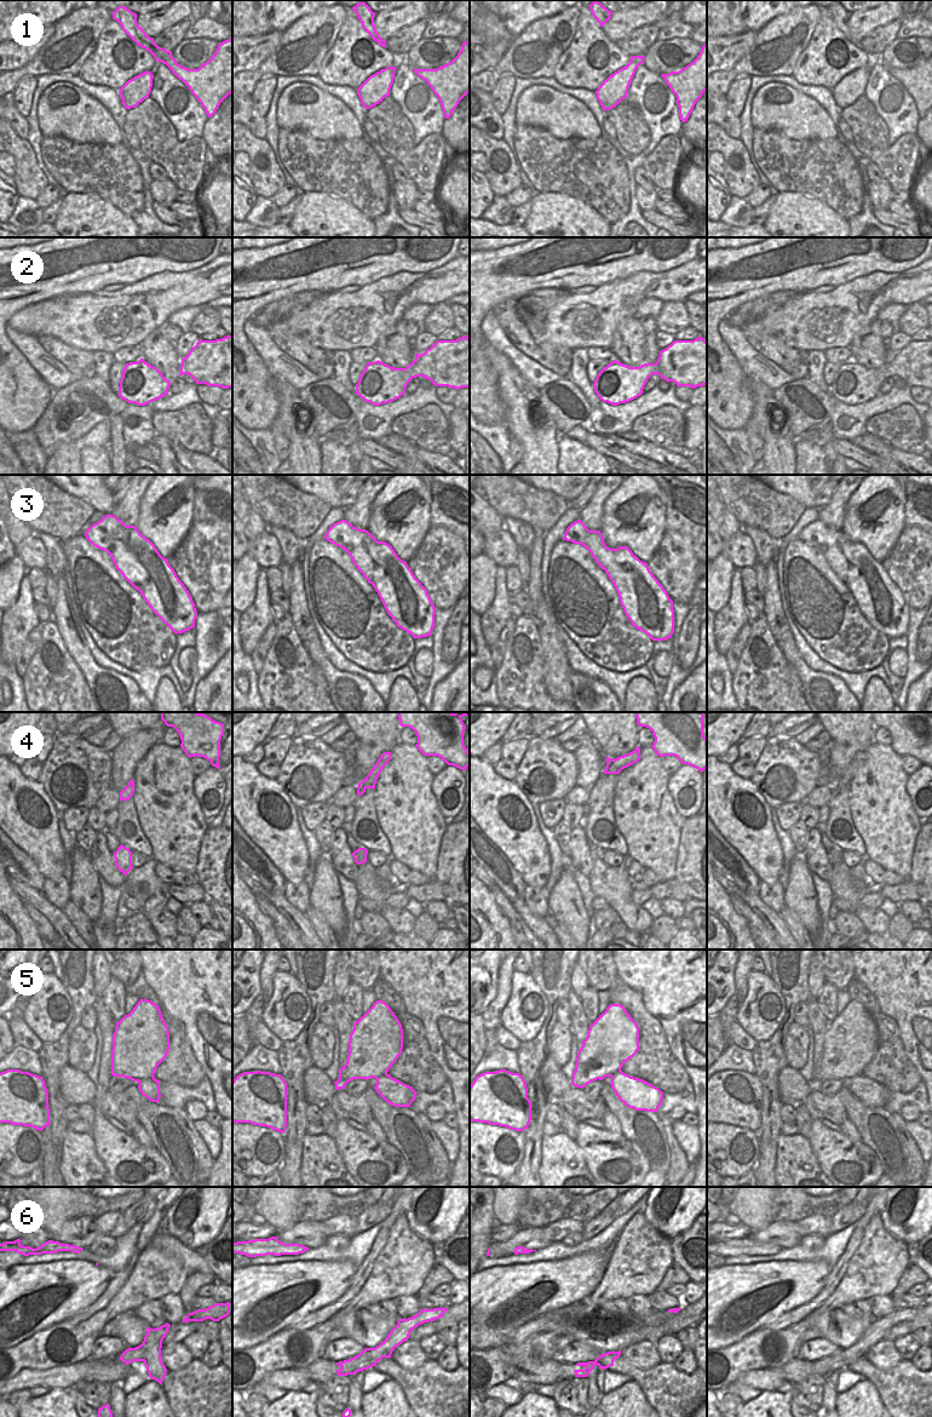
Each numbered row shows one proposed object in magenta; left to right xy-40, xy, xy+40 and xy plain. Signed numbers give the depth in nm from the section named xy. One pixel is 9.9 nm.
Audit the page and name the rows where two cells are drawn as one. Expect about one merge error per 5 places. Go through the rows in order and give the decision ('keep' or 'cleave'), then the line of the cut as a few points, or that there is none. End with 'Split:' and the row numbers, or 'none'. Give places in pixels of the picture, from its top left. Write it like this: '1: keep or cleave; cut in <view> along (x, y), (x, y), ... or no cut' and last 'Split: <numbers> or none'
1: keep; no cut
2: keep; no cut
3: keep; no cut
4: keep; no cut
5: keep; no cut
6: cleave; cut in xy along (416, 1314), (419, 1324)
Split: 6

